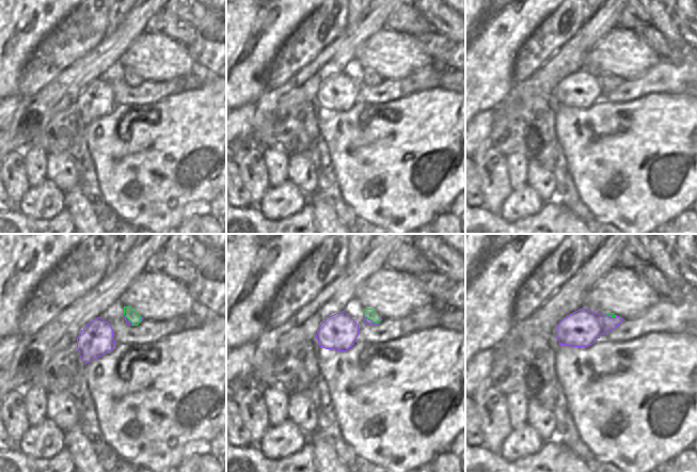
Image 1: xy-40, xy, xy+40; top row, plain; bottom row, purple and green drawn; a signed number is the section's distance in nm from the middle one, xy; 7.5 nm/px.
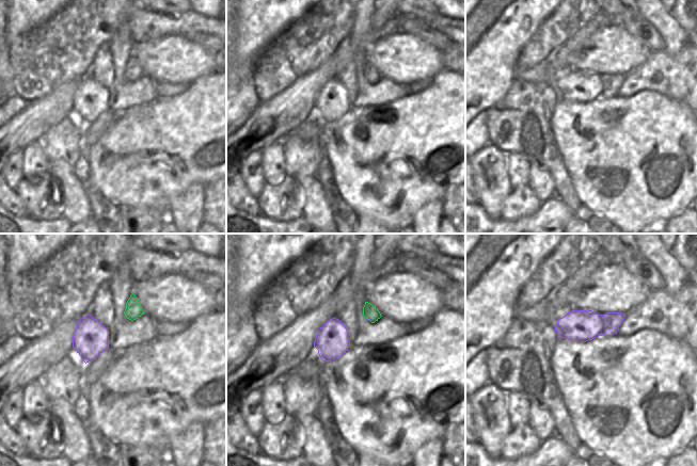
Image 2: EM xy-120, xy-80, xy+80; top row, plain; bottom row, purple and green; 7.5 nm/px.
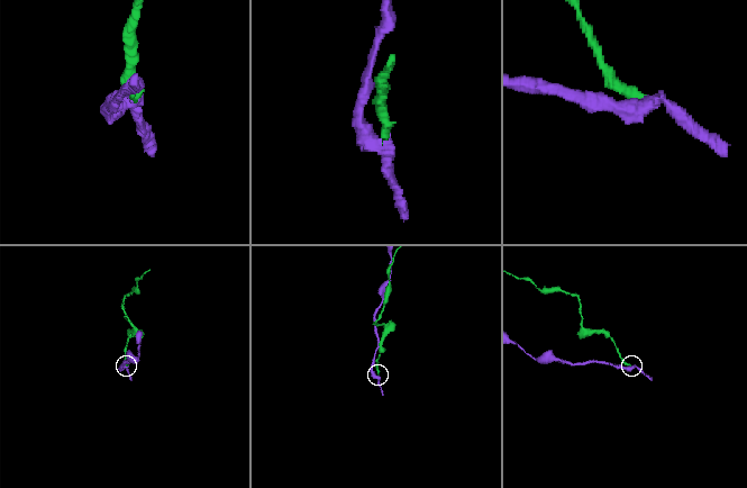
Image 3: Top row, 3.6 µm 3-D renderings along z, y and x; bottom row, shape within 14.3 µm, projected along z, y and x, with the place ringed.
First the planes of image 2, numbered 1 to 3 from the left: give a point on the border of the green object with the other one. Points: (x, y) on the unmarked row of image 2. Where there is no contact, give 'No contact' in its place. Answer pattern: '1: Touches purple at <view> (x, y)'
1: No contact
2: No contact
3: No contact

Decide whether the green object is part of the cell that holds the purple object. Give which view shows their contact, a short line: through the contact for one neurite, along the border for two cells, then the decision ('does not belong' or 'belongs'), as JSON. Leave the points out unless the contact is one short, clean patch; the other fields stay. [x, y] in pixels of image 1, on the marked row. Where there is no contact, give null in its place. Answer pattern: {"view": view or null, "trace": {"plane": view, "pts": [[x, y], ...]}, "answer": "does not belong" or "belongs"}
{"view": "xy", "trace": {"plane": "xy", "pts": [[364, 315], [377, 324]]}, "answer": "does not belong"}

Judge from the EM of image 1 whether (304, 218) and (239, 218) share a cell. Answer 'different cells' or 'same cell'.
same cell

